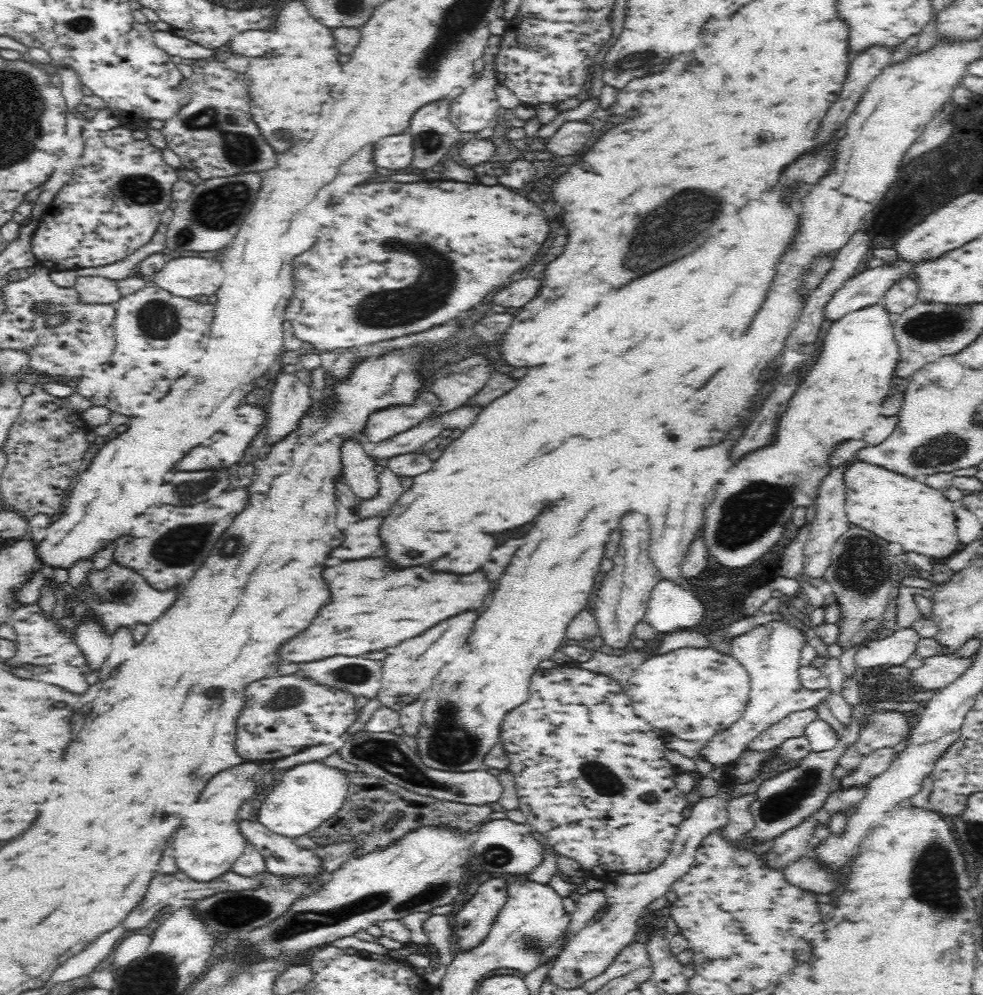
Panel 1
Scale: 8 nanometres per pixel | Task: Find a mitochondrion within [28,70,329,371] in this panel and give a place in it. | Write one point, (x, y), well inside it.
(215, 210)

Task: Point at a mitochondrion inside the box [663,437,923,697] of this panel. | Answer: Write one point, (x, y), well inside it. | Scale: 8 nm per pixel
(758, 506)

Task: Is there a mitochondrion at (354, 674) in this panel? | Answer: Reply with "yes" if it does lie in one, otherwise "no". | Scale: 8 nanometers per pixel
yes

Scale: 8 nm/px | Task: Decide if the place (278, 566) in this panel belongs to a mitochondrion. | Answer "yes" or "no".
no

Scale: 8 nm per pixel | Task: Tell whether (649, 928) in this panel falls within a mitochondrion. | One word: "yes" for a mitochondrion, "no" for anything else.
no

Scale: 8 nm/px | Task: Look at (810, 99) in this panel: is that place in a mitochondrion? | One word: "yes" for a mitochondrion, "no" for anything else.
no

